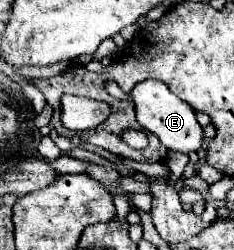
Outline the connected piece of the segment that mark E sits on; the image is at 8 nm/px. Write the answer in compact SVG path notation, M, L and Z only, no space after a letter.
M147 79L147 81L137 83L131 91L131 97L135 103L137 121L139 121L141 129L155 133L157 139L169 151L179 151L183 155L189 155L189 153L197 153L203 147L205 133L195 117L195 111L185 101L181 101L177 95L173 95L161 81Z

